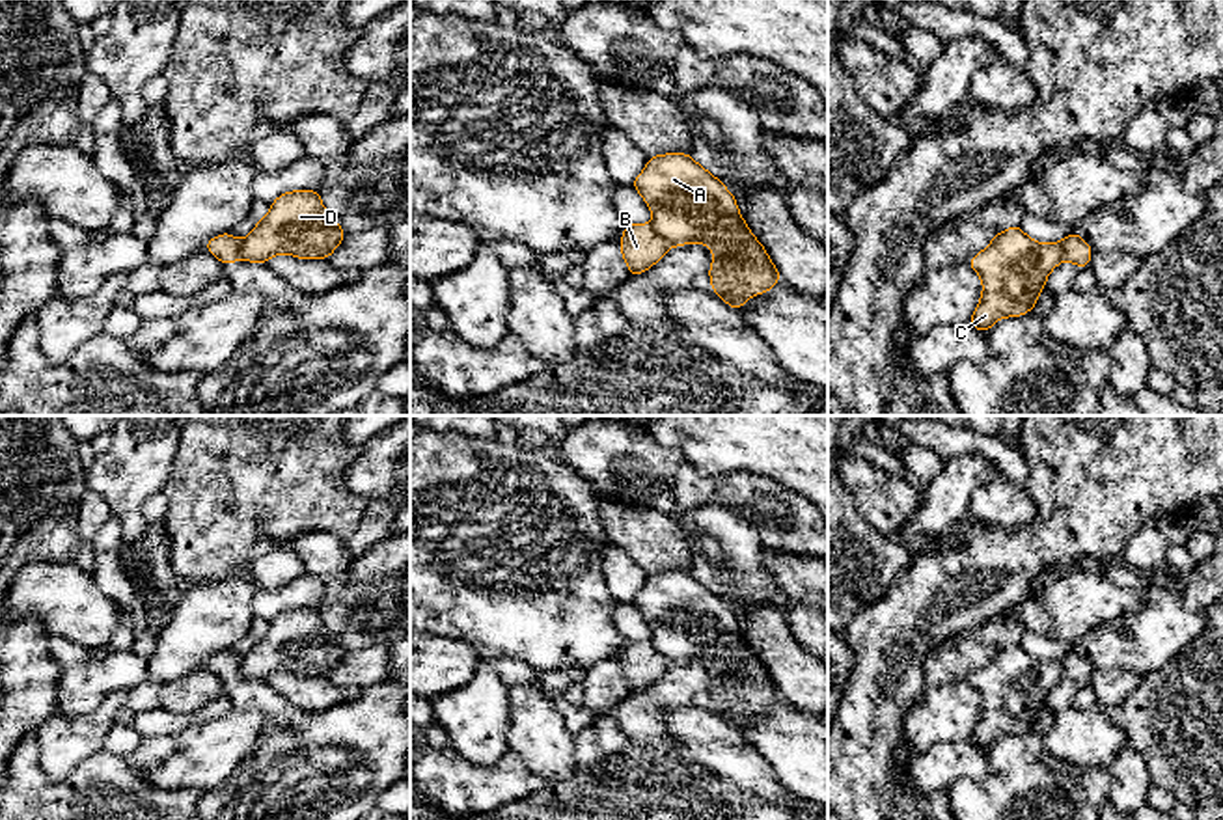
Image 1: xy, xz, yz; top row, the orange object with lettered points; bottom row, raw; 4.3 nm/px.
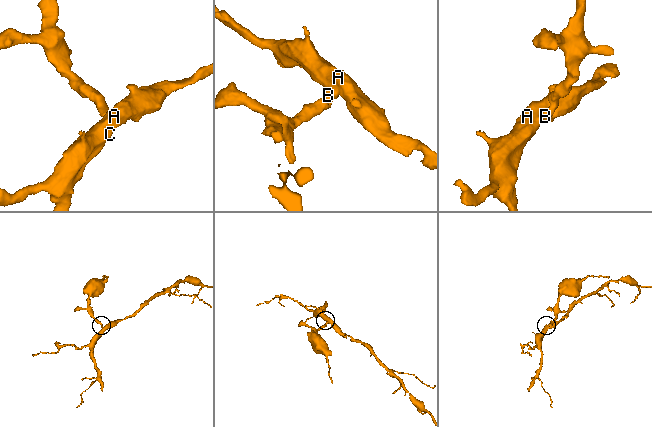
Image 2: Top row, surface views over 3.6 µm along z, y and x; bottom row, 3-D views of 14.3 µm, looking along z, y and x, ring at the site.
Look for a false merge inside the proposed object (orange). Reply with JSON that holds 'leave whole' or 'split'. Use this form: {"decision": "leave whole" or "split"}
{"decision": "split"}

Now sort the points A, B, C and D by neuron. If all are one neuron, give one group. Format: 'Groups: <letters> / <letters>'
Groups: A C D / B

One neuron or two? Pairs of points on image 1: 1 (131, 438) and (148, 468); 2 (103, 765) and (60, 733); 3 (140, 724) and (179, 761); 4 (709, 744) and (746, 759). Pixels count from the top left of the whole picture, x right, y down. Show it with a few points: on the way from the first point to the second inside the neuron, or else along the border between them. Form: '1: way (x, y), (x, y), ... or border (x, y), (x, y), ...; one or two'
1: way (133, 446), (140, 461); one
2: border (103, 748), (54, 781); two
3: border (192, 724), (181, 731), (144, 740); two
4: way (718, 746), (737, 759); one

